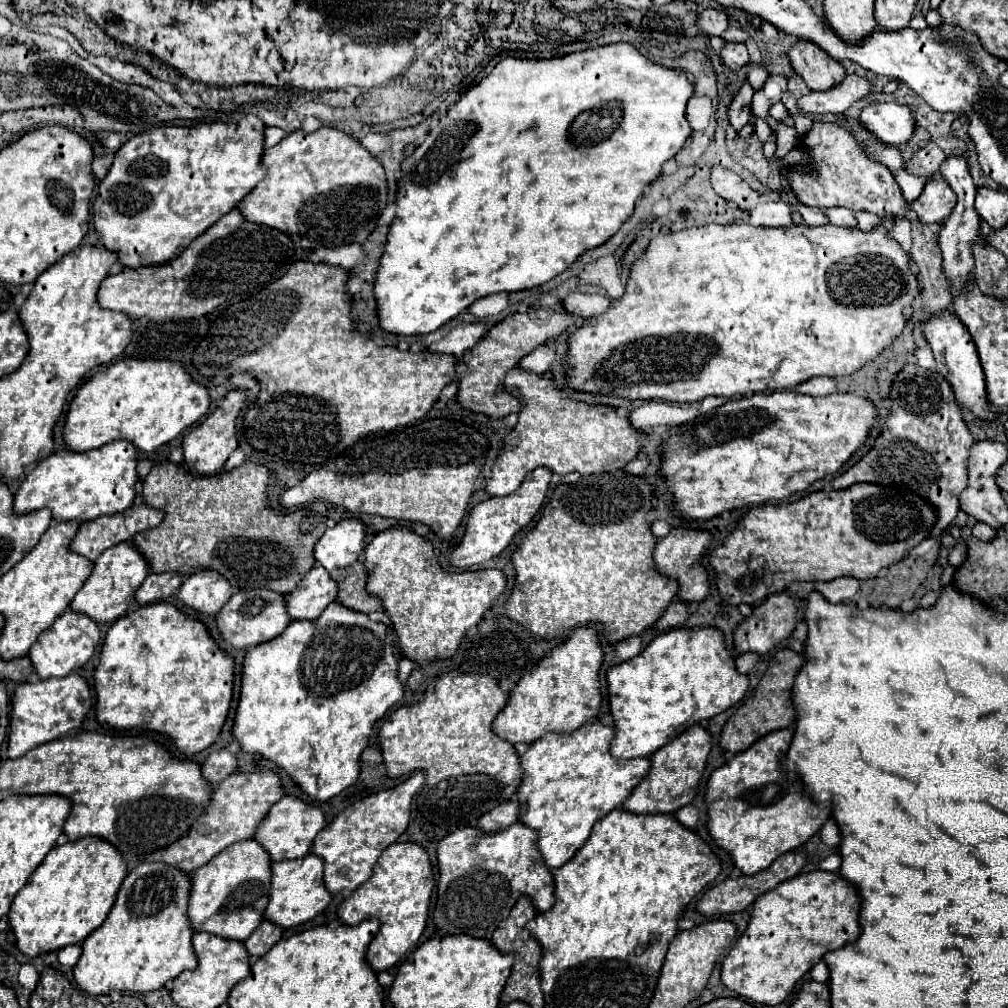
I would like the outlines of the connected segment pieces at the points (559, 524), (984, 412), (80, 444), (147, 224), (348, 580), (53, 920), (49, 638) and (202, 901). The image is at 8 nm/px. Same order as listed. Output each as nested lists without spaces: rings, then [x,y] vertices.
[[[623,470],[617,472],[601,472],[601,474],[593,474],[593,476],[583,476],[579,484],[559,484],[553,488],[549,504],[543,508],[541,518],[537,520],[535,528],[529,530],[523,536],[523,542],[517,546],[517,550],[511,556],[513,562],[513,570],[515,570],[515,586],[511,590],[509,600],[505,602],[505,614],[523,624],[527,630],[531,630],[533,634],[541,636],[541,638],[557,638],[561,632],[565,630],[573,630],[577,626],[587,626],[587,624],[601,624],[603,626],[603,636],[609,644],[621,642],[629,636],[641,634],[643,630],[647,630],[649,626],[653,626],[653,622],[661,616],[661,612],[669,606],[669,602],[675,598],[677,592],[677,582],[669,580],[667,576],[661,576],[659,572],[655,572],[655,564],[653,564],[653,550],[655,550],[655,536],[651,534],[651,524],[647,522],[647,512],[651,510],[651,486],[645,478],[639,476],[629,476]]]
[[[941,310],[935,312],[923,326],[923,334],[925,340],[929,342],[935,360],[937,360],[937,372],[941,376],[945,376],[945,380],[951,384],[955,398],[961,406],[965,406],[967,410],[971,410],[973,414],[977,414],[979,418],[985,420],[993,420],[997,416],[997,412],[991,410],[989,402],[985,400],[985,376],[981,372],[981,364],[977,360],[977,350],[973,348],[973,340],[965,328],[965,324],[961,324],[961,320],[957,320],[957,316],[949,310]]]
[[[119,360],[111,366],[95,372],[75,394],[69,404],[65,426],[63,426],[63,442],[73,452],[85,452],[93,448],[101,448],[113,440],[127,440],[139,452],[153,452],[169,440],[177,438],[185,428],[197,424],[209,410],[209,394],[207,390],[191,380],[185,368],[179,362],[169,360]]]
[[[245,116],[237,124],[211,122],[197,124],[193,128],[161,126],[127,140],[117,150],[93,200],[93,224],[103,246],[117,254],[117,262],[123,268],[133,270],[143,266],[161,266],[181,254],[191,240],[231,212],[265,176],[265,168],[261,164],[263,128],[265,126],[257,116]]]
[[[361,560],[351,564],[349,568],[341,568],[333,572],[331,578],[339,586],[337,604],[363,614],[381,610],[381,602],[365,592],[365,566],[361,564]]]
[[[85,838],[77,840],[77,844],[67,842],[53,848],[15,896],[7,914],[17,948],[27,958],[35,958],[41,952],[81,944],[109,914],[125,876],[127,864],[121,852],[105,844],[105,840]]]
[[[65,610],[51,628],[47,628],[45,632],[39,634],[37,644],[33,644],[33,648],[29,650],[29,660],[33,662],[35,674],[41,680],[47,680],[51,676],[69,676],[75,668],[81,668],[95,652],[95,648],[99,646],[99,626],[93,624],[93,620],[89,620],[89,616],[77,616],[75,620],[75,612]]]
[[[255,840],[231,844],[205,866],[191,874],[191,892],[187,918],[195,932],[209,932],[219,938],[247,940],[249,934],[263,922],[261,910],[269,898],[269,856]]]

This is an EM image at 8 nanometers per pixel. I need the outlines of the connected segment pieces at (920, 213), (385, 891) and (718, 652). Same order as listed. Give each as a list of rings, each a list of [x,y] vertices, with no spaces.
[[[939,178],[927,180],[921,196],[911,204],[915,210],[917,218],[923,224],[933,224],[933,222],[945,222],[949,218],[949,212],[953,210],[953,204],[957,198],[953,196],[953,190]]]
[[[395,842],[385,848],[381,858],[373,866],[371,878],[341,902],[341,906],[337,908],[337,916],[343,924],[353,926],[367,918],[377,918],[381,922],[381,928],[367,950],[367,964],[375,972],[383,972],[397,966],[415,946],[415,942],[425,930],[433,886],[435,878],[429,854],[417,844]]]
[[[679,628],[659,634],[639,656],[607,670],[609,714],[615,726],[609,750],[619,760],[647,758],[685,728],[739,704],[747,688],[749,678],[737,672],[719,630]]]

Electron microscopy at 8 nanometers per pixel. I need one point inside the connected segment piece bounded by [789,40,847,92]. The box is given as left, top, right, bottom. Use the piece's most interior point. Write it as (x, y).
(820, 73)

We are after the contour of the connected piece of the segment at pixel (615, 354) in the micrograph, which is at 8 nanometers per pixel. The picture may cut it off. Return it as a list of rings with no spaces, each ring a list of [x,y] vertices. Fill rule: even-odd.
[[[709,224],[709,226],[701,226],[701,228],[687,228],[687,230],[681,230],[681,232],[673,232],[673,234],[659,234],[655,236],[647,250],[635,260],[635,264],[631,266],[631,274],[627,278],[627,286],[625,286],[625,294],[619,298],[619,300],[611,300],[611,306],[609,310],[605,310],[601,316],[593,316],[589,320],[583,322],[583,326],[579,326],[567,340],[567,354],[563,356],[563,366],[567,370],[567,388],[571,390],[577,390],[577,392],[587,392],[587,394],[611,394],[615,398],[625,398],[625,400],[667,400],[667,402],[679,402],[679,404],[691,404],[691,402],[701,402],[703,398],[707,396],[723,396],[723,398],[733,398],[733,396],[751,396],[751,394],[757,394],[757,392],[783,392],[783,390],[791,390],[795,384],[801,384],[813,376],[849,376],[853,372],[857,372],[865,362],[869,362],[871,358],[875,358],[879,352],[883,352],[885,348],[889,348],[893,344],[893,340],[899,338],[903,326],[905,326],[905,316],[903,316],[903,308],[911,306],[913,300],[919,296],[919,288],[915,286],[917,278],[915,274],[911,274],[909,266],[909,256],[901,250],[899,242],[895,238],[889,238],[887,236],[887,230],[883,226],[879,226],[877,230],[865,234],[861,232],[859,228],[855,230],[849,230],[849,228],[839,228],[839,226],[817,226],[817,228],[811,228],[811,226],[787,226],[787,228],[767,228],[767,226],[751,226],[751,224],[737,224],[737,226],[731,226],[731,224],[725,224],[725,226],[719,226],[719,224]]]

